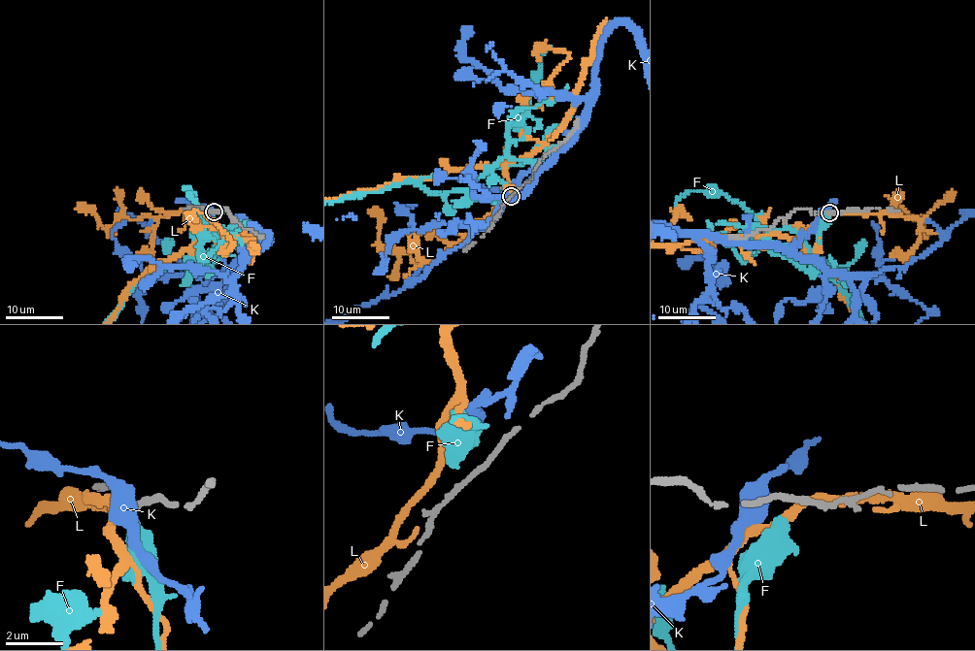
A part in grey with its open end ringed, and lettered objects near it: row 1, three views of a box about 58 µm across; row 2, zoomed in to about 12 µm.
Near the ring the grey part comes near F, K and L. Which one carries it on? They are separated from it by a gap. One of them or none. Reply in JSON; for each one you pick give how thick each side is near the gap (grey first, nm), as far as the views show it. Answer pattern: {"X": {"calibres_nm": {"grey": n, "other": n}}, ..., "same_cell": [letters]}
{"F": {"calibres_nm": {"grey": 200, "other": 380}}, "same_cell": ["F"]}

